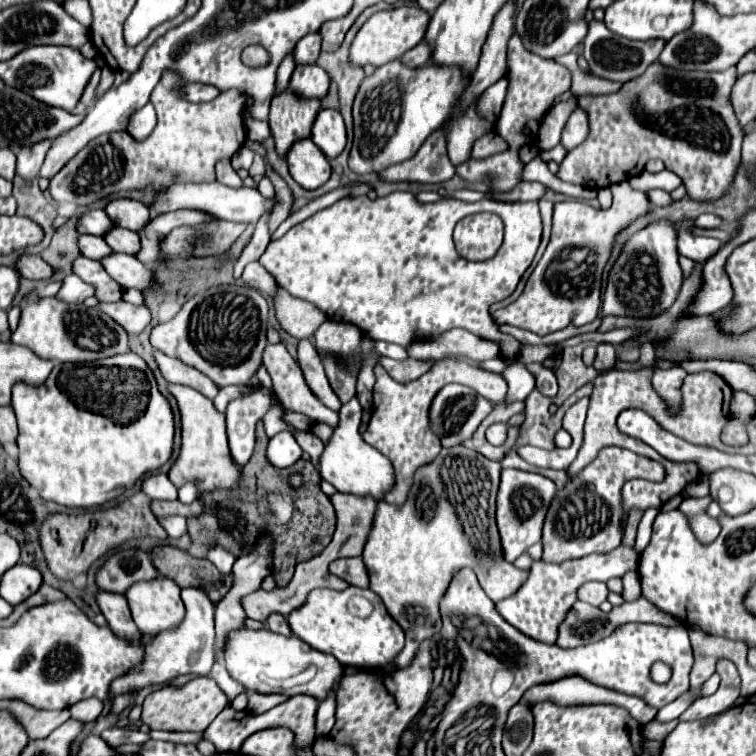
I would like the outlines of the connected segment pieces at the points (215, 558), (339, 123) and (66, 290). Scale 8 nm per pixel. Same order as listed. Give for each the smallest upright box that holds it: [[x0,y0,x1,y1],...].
[[212,546,234,576],[312,108,348,160],[56,274,94,304]]

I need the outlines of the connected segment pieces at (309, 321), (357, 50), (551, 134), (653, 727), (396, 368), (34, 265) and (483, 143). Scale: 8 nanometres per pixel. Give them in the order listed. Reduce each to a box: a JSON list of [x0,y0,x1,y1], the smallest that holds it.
[[274,290,326,340],[350,6,430,68],[538,100,576,150],[642,720,678,742],[378,356,432,382],[16,256,54,280],[470,131,507,160]]

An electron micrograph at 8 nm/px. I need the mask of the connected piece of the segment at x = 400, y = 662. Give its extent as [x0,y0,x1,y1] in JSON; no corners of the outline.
[362,444,530,668]

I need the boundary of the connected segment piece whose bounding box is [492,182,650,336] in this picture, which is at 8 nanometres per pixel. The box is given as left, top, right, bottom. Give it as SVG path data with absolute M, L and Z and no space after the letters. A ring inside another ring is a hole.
M628 182L616 184L616 196L614 204L608 210L594 208L580 200L568 200L554 206L554 226L552 226L552 238L550 244L540 258L538 266L530 274L524 292L518 296L516 302L508 304L506 308L500 308L492 314L496 324L512 324L524 330L530 330L538 336L546 336L550 332L562 330L568 324L584 326L588 322L594 322L598 318L600 310L600 288L602 288L602 274L610 260L612 246L616 242L616 236L636 218L650 212L650 200L646 192L632 190ZM572 248L590 248L598 254L598 258L588 268L572 268L568 264L568 252Z

